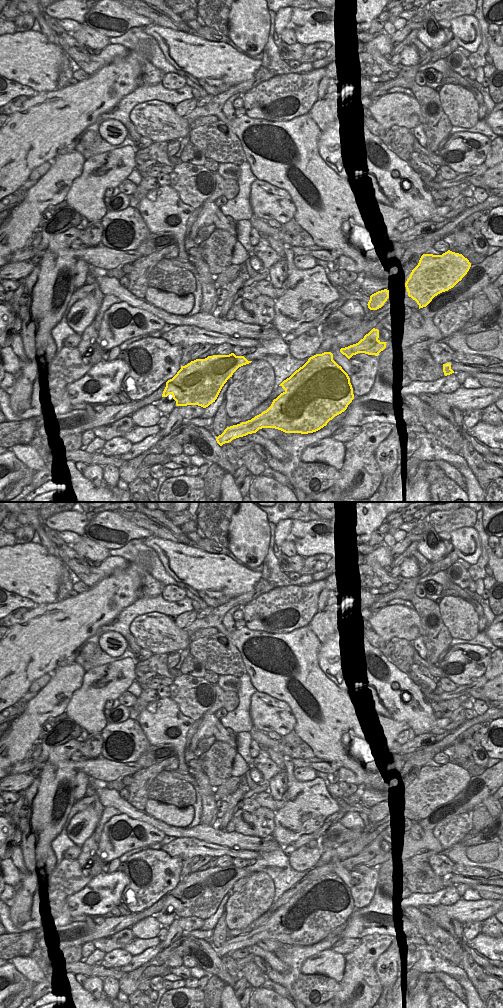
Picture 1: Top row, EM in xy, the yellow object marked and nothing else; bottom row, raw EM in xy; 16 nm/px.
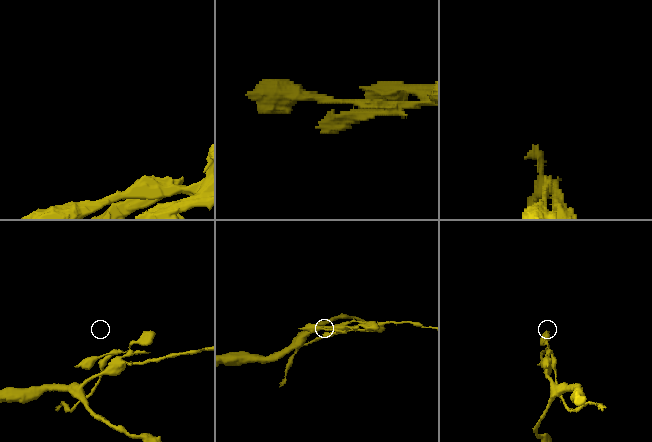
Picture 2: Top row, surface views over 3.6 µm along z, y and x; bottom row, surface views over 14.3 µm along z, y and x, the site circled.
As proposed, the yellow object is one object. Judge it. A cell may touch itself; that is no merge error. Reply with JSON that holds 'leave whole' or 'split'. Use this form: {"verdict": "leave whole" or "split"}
{"verdict": "split"}

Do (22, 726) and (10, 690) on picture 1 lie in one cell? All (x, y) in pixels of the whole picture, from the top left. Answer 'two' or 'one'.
two

